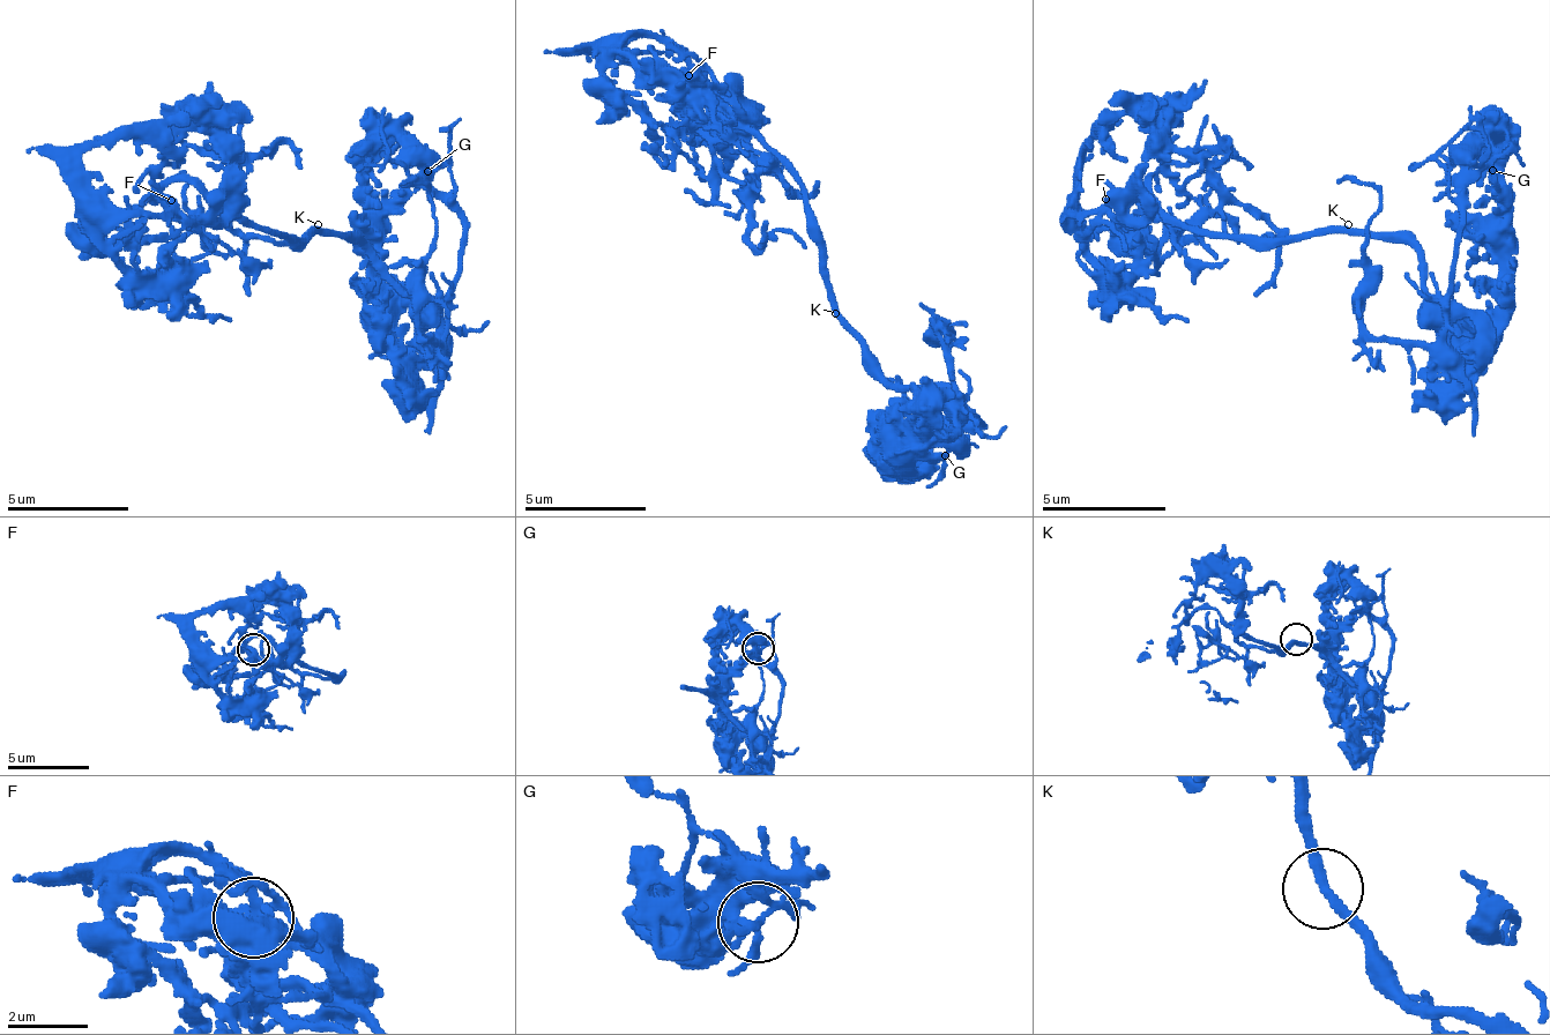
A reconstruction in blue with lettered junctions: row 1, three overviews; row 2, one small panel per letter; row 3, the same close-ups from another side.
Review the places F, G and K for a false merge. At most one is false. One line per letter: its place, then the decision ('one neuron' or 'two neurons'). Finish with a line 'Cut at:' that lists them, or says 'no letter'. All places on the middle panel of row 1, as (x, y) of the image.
F: (688, 75) | one neuron
G: (945, 455) | two neurons
K: (835, 313) | one neuron
Cut at: G

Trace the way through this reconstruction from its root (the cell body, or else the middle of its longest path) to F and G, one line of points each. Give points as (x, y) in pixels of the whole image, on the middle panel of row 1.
F: (835, 307), (818, 215), (805, 198), (799, 172), (720, 92), (688, 75)
G: (835, 307), (835, 319), (896, 387), (946, 393), (983, 424), (958, 424), (946, 436), (952, 448), (946, 454)

